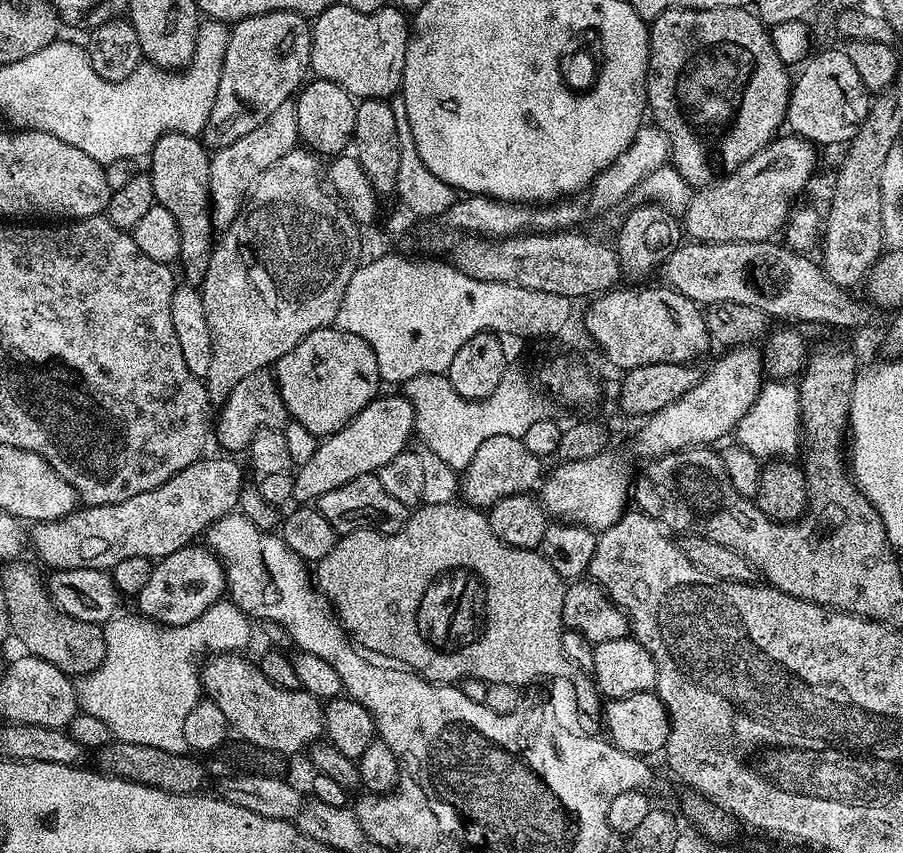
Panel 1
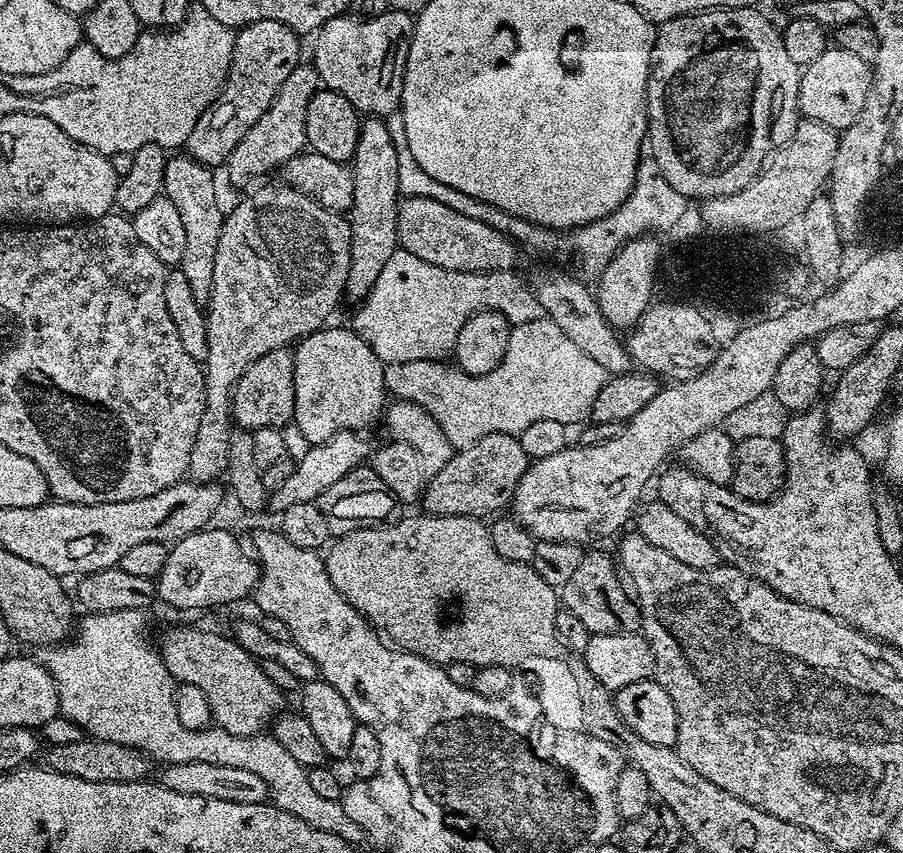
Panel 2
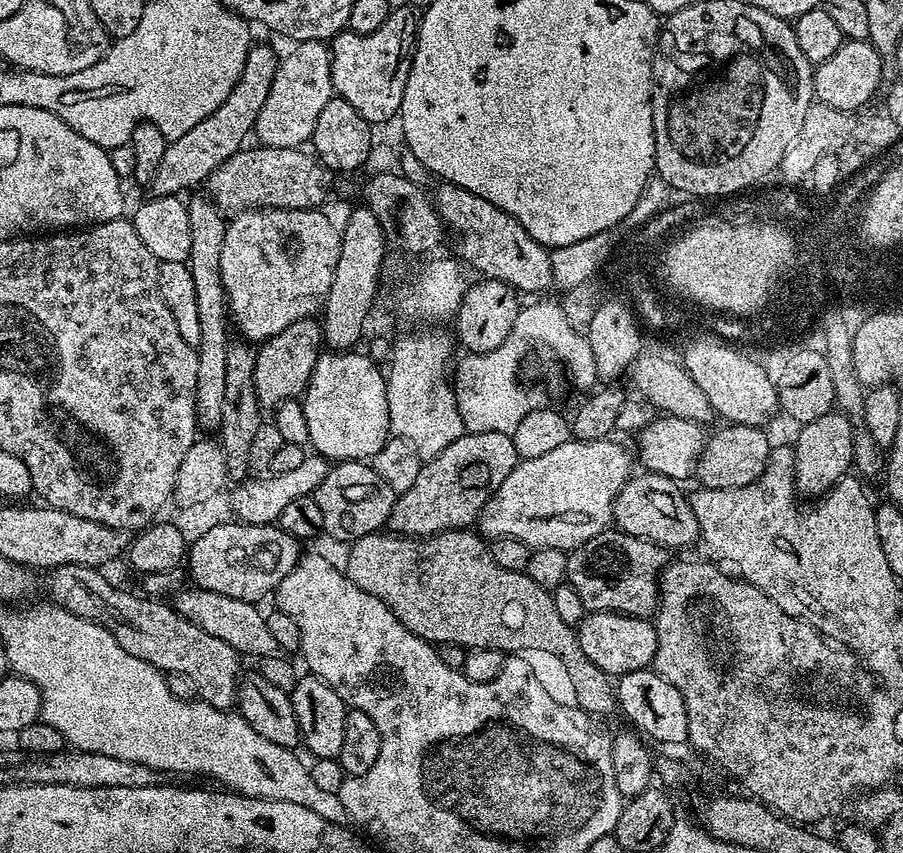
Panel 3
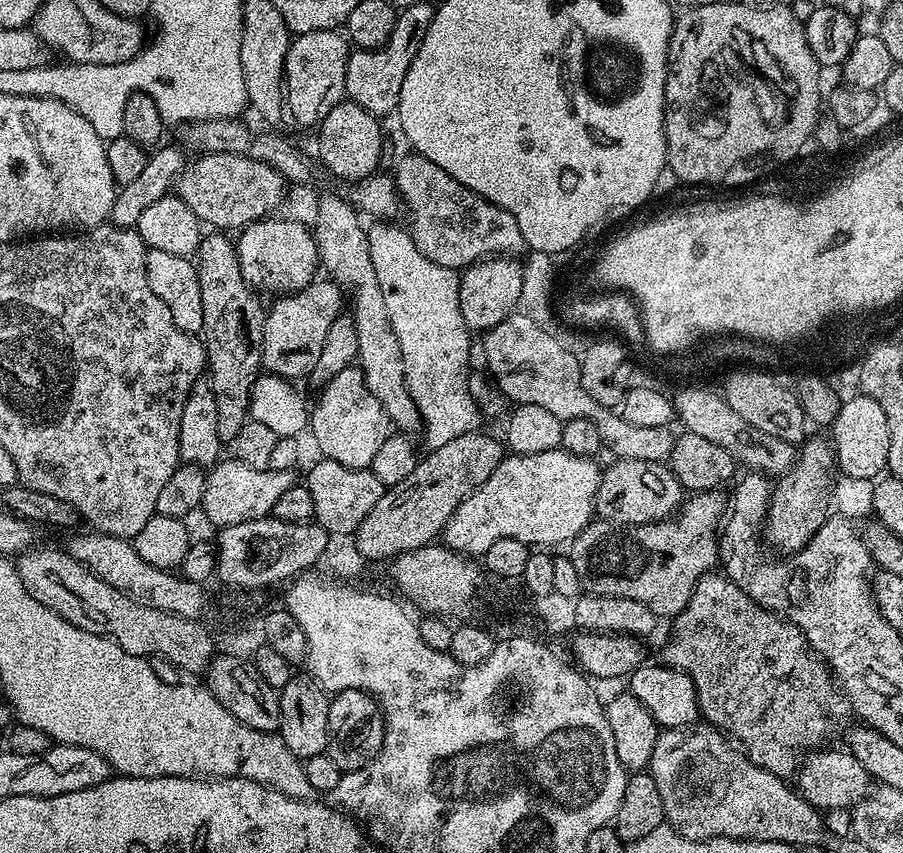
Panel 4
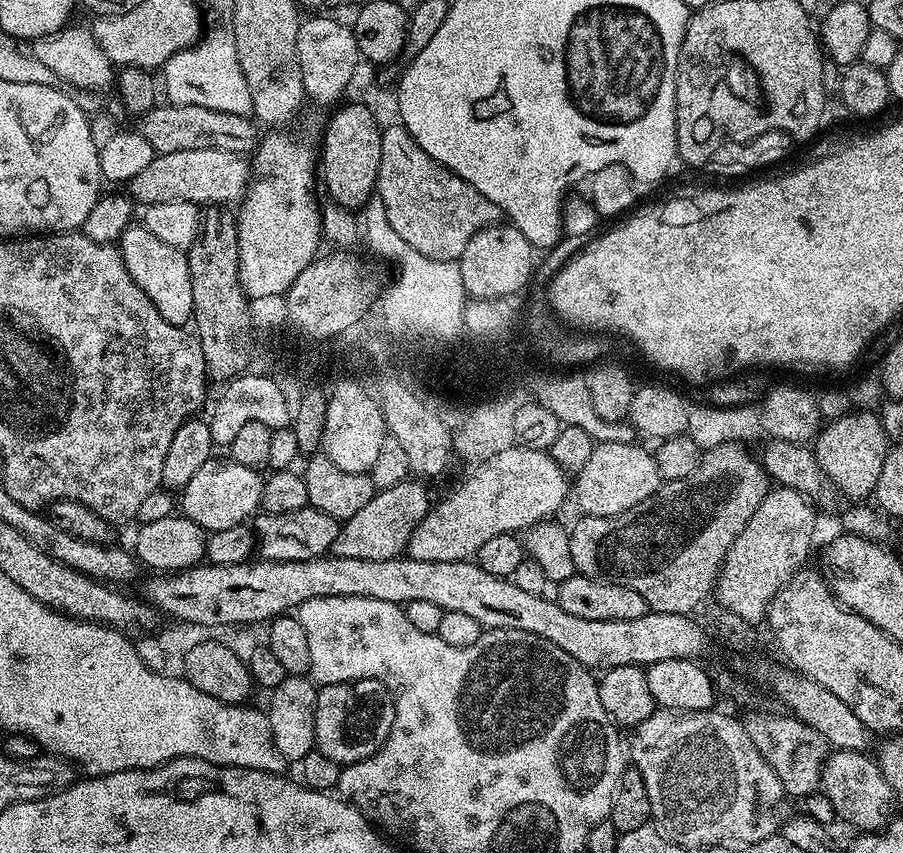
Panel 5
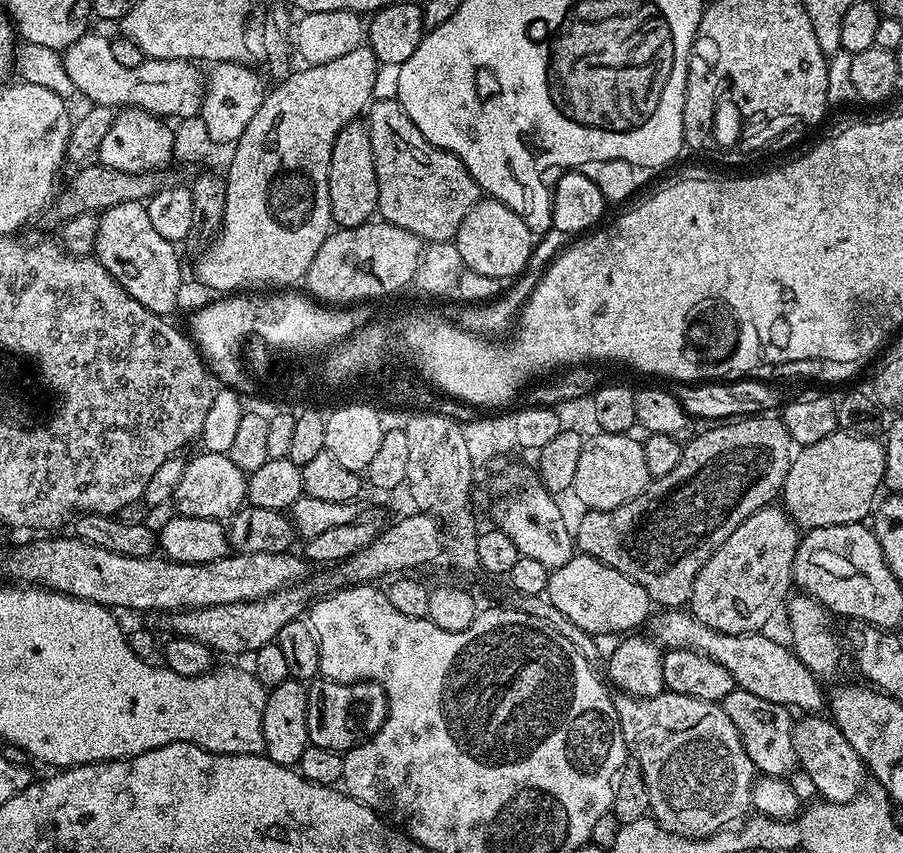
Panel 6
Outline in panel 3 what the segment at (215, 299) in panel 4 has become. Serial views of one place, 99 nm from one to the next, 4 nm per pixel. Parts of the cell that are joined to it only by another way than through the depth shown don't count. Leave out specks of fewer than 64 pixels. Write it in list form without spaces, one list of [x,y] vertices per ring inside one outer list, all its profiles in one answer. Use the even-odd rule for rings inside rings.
[[[229,343],[226,354],[226,394],[222,398],[222,422],[218,429],[218,443],[225,454],[228,475],[236,482],[245,479],[247,472],[244,471],[249,471],[250,445],[262,422],[262,405],[254,390],[256,354],[251,343],[239,343]]]

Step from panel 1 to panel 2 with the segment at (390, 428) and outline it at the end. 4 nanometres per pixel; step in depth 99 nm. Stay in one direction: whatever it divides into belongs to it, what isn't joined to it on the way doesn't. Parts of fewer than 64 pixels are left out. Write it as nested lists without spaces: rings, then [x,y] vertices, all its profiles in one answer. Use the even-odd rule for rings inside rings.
[[[339,432],[324,444],[309,446],[306,456],[296,461],[294,474],[290,474],[290,478],[286,478],[286,482],[282,482],[282,486],[278,486],[278,490],[271,492],[270,508],[273,508],[276,514],[282,514],[290,506],[319,501],[321,494],[330,490],[330,486],[334,486],[334,482],[346,478],[346,474],[350,474],[350,470],[361,467],[371,457],[374,448],[373,445],[368,445],[368,440],[364,436],[367,435],[360,432]]]

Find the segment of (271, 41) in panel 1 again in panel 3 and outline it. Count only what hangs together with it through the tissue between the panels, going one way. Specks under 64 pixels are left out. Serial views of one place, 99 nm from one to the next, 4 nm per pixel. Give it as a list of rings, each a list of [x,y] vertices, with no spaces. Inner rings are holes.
[[[253,43],[248,50],[246,64],[230,98],[226,98],[226,102],[222,102],[222,106],[218,106],[214,114],[202,118],[198,126],[186,130],[182,138],[169,143],[150,185],[152,196],[184,194],[187,188],[192,188],[195,184],[203,185],[208,175],[218,170],[218,166],[222,166],[226,158],[230,158],[245,147],[244,139],[253,135],[256,119],[258,114],[262,114],[262,105],[266,102],[266,94],[270,94],[277,63],[278,55],[276,56],[275,50],[270,45]]]

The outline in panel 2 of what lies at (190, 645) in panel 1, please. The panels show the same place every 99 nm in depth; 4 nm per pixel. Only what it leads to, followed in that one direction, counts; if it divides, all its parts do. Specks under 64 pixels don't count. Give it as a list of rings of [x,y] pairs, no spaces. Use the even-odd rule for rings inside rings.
[[[118,610],[117,612],[89,612],[79,617],[78,627],[67,642],[43,649],[38,659],[58,686],[60,715],[70,718],[91,739],[118,742],[122,746],[147,752],[152,740],[160,740],[160,757],[168,756],[168,744],[184,744],[184,732],[180,732],[176,709],[177,681],[172,679],[166,662],[159,651],[148,641],[144,633],[144,616],[141,610]]]

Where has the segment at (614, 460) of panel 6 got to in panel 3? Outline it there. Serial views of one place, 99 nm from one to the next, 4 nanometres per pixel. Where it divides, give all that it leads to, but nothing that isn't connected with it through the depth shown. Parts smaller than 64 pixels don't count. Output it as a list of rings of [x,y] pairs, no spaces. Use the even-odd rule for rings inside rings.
[[[641,471],[629,476],[612,507],[615,527],[669,550],[688,548],[695,540],[697,543],[701,539],[698,518],[694,518],[691,499],[680,488],[677,481],[657,472]]]

